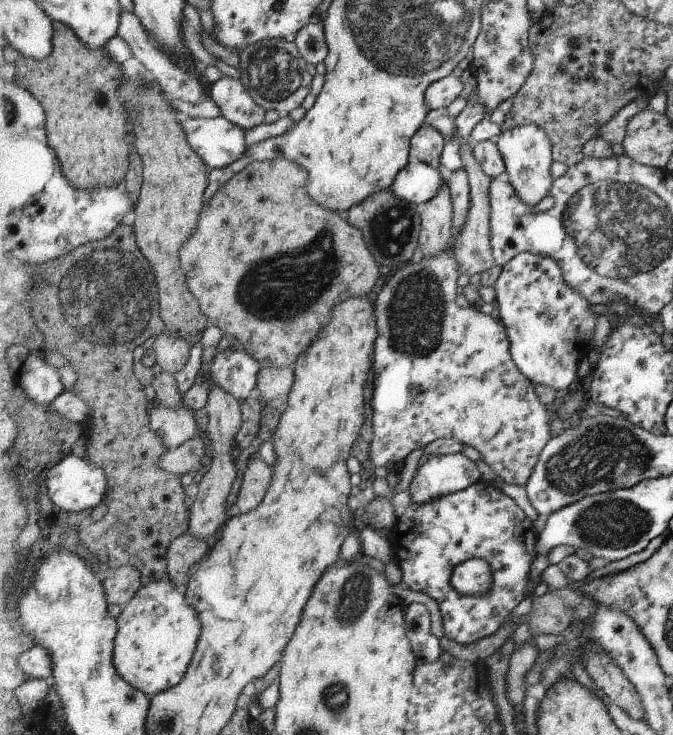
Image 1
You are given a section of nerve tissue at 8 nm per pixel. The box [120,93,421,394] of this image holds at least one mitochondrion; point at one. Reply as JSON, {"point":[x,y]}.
{"point":[319,265]}

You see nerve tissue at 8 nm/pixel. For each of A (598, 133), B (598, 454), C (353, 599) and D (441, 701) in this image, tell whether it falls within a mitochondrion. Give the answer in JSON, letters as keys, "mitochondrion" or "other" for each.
{"A":"other","B":"mitochondrion","C":"mitochondrion","D":"other"}

